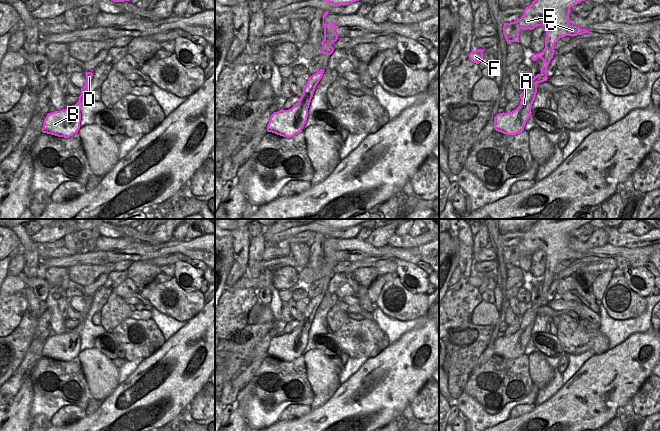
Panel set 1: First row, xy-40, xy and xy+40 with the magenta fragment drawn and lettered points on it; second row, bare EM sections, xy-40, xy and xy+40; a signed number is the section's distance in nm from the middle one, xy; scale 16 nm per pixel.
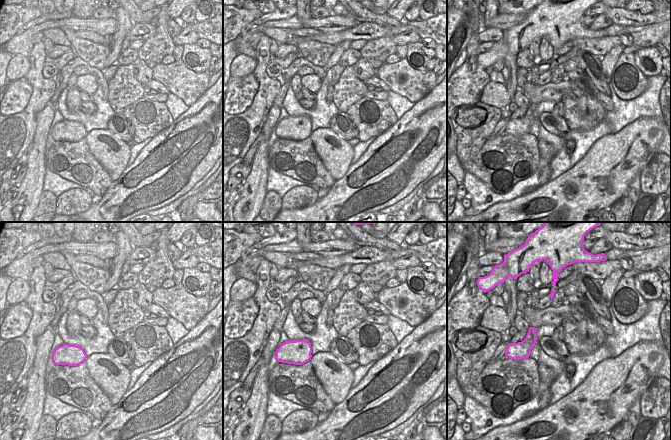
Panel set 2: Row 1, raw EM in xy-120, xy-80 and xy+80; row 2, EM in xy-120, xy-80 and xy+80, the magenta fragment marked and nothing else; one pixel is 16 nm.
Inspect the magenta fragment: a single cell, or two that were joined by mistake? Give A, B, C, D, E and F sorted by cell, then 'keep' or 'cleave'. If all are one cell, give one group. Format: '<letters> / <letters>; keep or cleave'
A B C D E F; keep

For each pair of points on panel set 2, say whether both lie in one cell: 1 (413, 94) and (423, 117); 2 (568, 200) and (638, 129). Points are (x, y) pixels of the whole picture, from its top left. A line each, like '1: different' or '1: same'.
1: different
2: same

